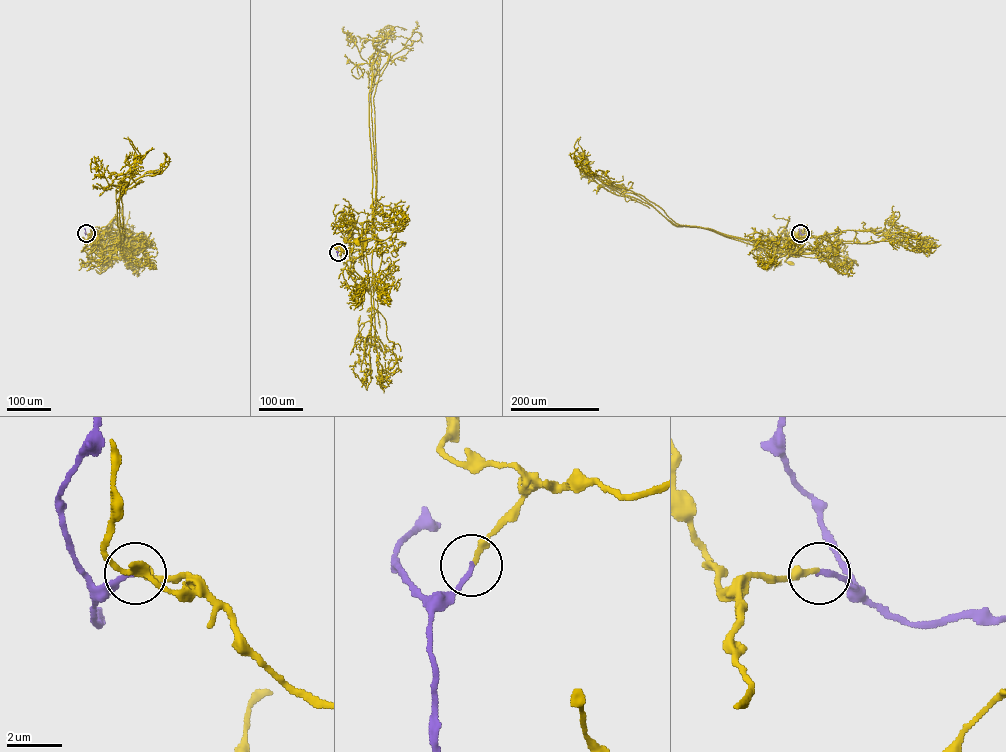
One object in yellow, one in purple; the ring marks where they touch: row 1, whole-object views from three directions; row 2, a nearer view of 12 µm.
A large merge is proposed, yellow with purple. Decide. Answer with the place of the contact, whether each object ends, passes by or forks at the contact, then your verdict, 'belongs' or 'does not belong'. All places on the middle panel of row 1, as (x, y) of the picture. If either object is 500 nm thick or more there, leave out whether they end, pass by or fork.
at (338, 252); yellow ends there; purple ends there; belongs

